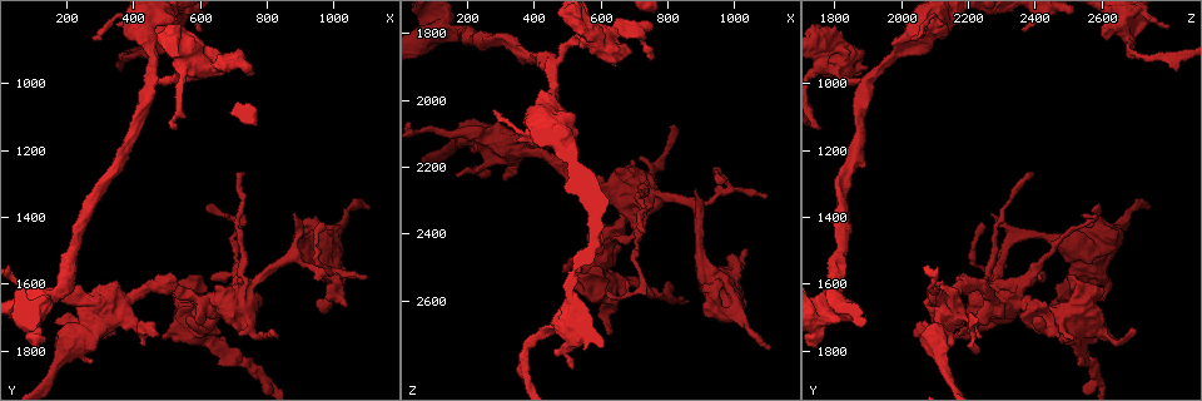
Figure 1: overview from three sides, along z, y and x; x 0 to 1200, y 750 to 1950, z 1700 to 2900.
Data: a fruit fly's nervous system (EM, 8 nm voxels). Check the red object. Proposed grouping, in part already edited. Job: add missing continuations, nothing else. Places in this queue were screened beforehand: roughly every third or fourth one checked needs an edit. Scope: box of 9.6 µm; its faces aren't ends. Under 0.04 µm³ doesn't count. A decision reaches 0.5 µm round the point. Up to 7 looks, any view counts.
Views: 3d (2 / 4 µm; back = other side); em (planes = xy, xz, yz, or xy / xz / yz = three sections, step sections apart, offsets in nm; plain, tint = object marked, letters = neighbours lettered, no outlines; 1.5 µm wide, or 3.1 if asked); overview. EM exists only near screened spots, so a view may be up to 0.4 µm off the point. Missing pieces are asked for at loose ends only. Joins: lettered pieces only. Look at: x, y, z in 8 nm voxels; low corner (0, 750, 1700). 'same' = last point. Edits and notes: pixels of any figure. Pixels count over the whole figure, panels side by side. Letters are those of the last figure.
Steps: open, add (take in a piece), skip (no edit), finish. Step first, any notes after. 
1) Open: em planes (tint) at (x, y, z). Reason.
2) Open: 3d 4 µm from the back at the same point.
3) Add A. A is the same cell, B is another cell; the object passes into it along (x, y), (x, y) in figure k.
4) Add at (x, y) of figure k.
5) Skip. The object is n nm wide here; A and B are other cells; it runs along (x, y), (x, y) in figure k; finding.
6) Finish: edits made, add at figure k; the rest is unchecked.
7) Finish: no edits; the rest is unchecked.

Open: em planes (plain) at (1100, 1370, 2750). Thin end.

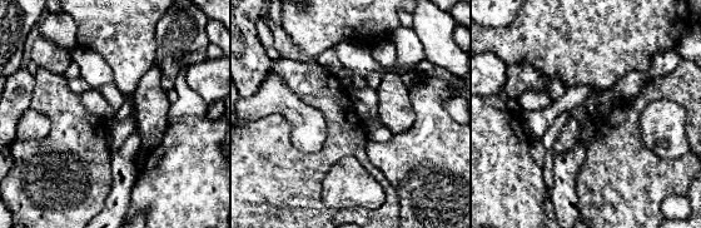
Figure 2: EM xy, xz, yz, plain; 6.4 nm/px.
Open: em planes (letters) at the same point.

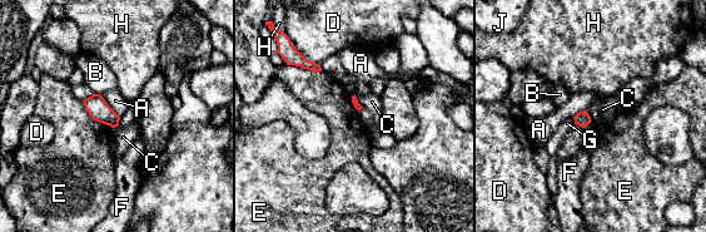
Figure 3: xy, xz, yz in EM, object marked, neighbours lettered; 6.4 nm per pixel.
Skip. A, B, C, D, E, F, G, H and J are other cells; a border runs along (81, 100), (94, 119), (112, 128) in figure 3; no lettered piece goes on from it.

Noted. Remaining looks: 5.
Open: em xy step 4 (tint) at (1110, 1570, 2280). Tapers out.

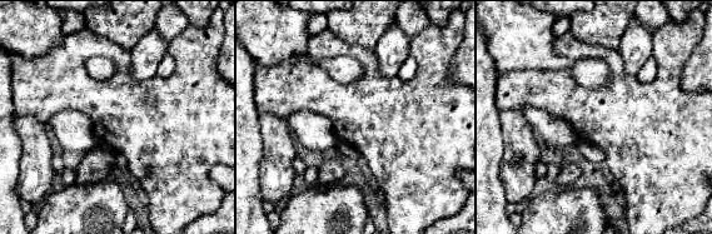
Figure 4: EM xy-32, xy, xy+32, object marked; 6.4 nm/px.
Open: em planes (letters) at the same point. Another direction.

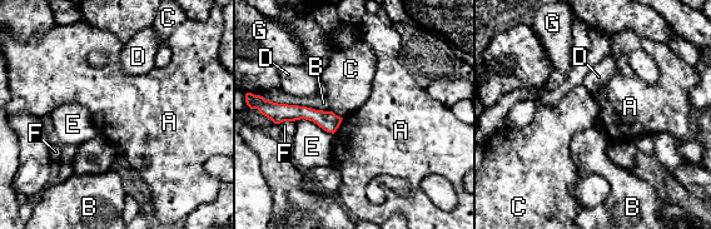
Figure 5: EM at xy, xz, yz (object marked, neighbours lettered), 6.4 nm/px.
Skip. A, B, C, D, E, F and G are other cells; it runs along (281, 106), (287, 113), (337, 122) in figure 5; none of them fits.

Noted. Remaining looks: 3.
Open: 3d 4 µm at (610, 830, 2360). Branch stops here.

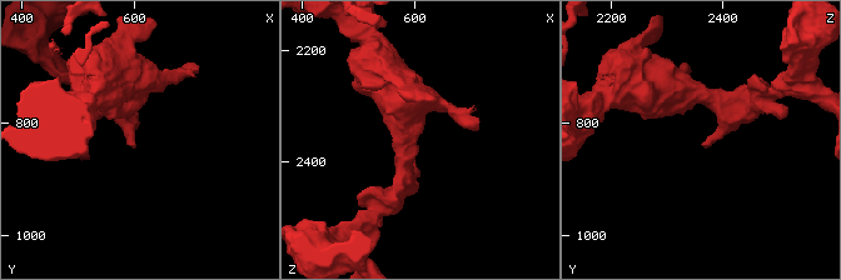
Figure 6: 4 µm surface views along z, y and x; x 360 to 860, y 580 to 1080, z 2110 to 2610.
Open: em xz step 4 (letters) at (600, 840, 2360). Now the EM.

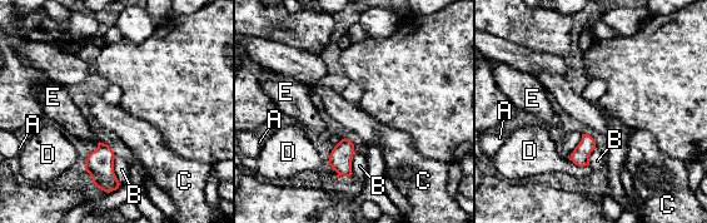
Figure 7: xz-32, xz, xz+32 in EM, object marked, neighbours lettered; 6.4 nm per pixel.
Open: em planes (letters) at the same point. Another direction.

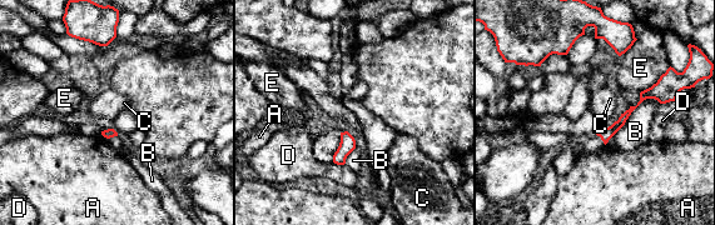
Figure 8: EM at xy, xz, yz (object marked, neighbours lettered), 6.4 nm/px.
Skip. A, B, C, D and E are other cells; a border runs along (102, 134), (107, 139) in figure 8; none of them fits.

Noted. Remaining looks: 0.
Finish: no edits; the rest is unchecked.

